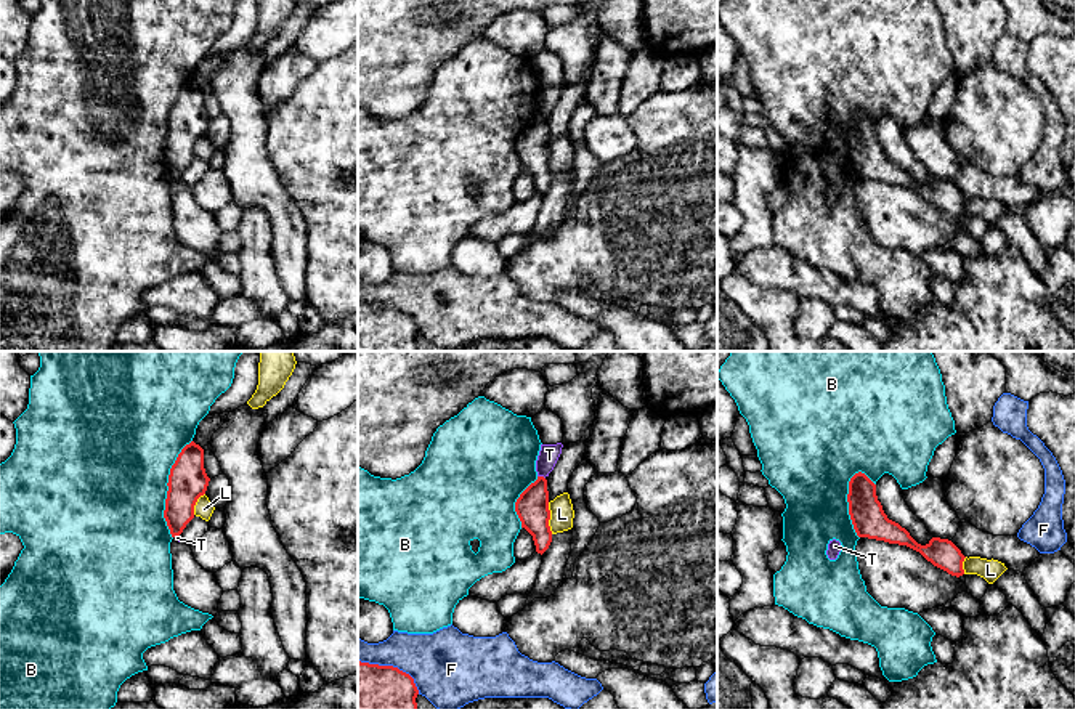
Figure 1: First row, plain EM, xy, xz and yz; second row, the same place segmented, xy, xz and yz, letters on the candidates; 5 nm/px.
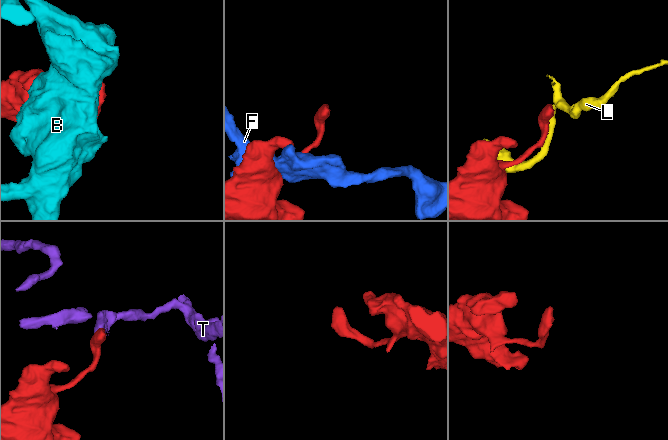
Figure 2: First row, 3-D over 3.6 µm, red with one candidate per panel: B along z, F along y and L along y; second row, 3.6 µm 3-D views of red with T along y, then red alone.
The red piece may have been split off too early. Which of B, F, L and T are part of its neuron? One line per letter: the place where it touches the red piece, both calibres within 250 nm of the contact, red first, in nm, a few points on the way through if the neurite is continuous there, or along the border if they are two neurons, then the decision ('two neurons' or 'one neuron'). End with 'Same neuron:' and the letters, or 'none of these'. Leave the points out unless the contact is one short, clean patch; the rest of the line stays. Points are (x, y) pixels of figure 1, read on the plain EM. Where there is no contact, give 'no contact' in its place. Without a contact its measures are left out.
B: xy (169, 130) | 190/480 nm | two neurons
F: xz (392, 307) | 460/320 nm | two neurons
L: xz (549, 159) | 160/120 nm | two neurons
T: xz (541, 117) | 160/100 nm | along xz (538, 116), (544, 119) | two neurons
Same neuron: none of these

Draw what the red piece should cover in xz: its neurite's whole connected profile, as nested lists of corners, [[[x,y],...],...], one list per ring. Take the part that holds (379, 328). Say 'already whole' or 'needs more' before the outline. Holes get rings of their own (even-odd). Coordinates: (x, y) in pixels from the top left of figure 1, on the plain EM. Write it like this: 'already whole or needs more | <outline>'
already whole | [[[358,302],[358,351],[417,351],[414,319],[393,306]]]

